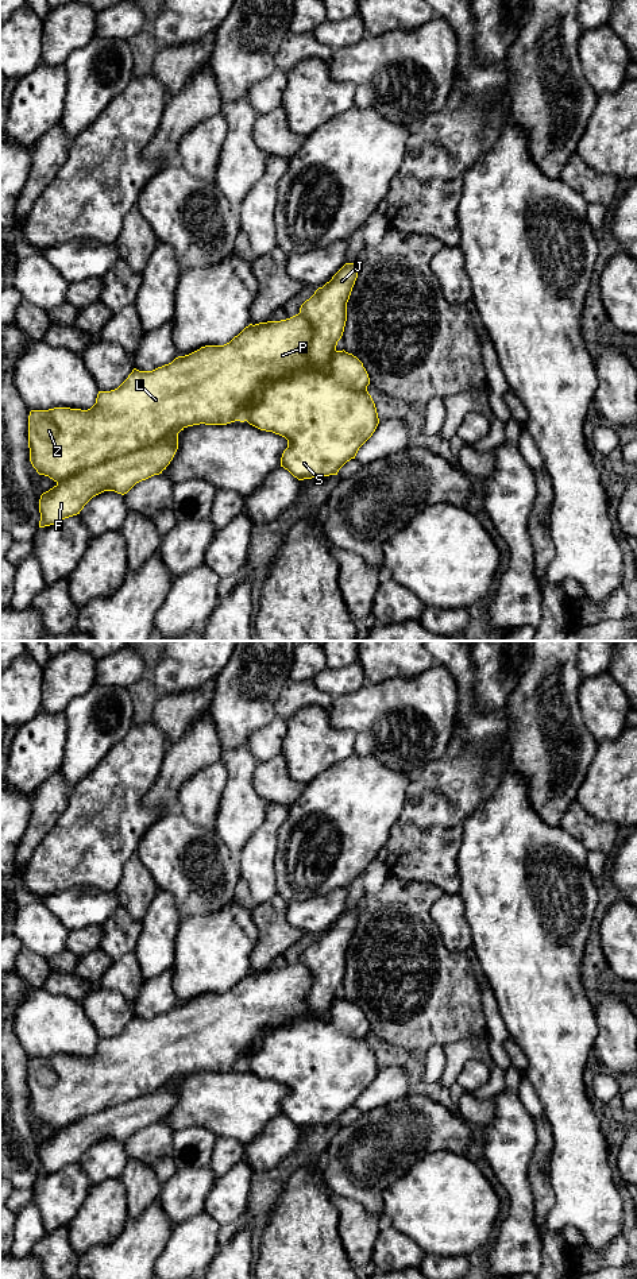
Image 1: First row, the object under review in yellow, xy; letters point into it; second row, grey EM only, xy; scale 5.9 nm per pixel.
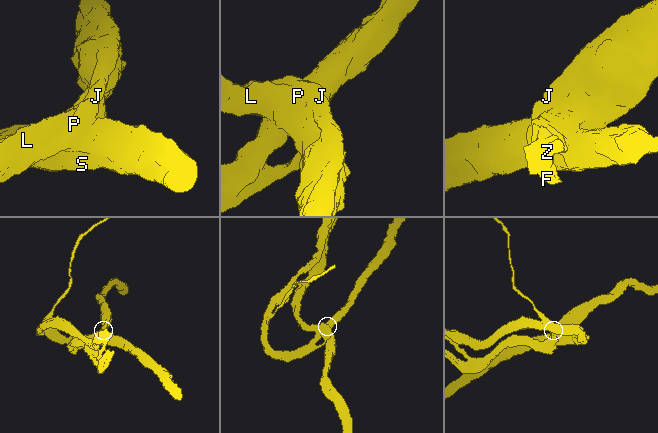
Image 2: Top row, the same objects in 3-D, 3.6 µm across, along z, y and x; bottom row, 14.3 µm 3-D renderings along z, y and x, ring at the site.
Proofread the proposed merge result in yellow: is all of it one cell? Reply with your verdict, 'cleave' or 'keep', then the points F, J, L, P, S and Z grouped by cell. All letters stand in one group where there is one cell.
cleave; F J L P Z / S

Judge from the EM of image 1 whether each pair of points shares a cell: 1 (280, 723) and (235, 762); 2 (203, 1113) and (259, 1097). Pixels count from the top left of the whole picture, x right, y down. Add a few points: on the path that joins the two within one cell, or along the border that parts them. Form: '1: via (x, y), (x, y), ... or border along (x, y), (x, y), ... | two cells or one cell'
1: border along (247, 745), (258, 761) | two cells
2: via (216, 1104), (246, 1104) | one cell

